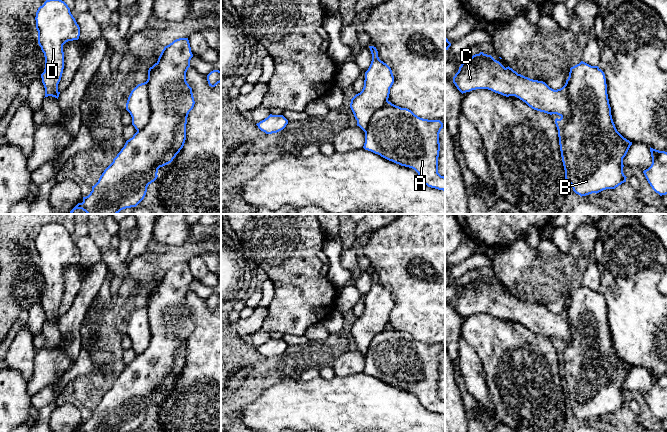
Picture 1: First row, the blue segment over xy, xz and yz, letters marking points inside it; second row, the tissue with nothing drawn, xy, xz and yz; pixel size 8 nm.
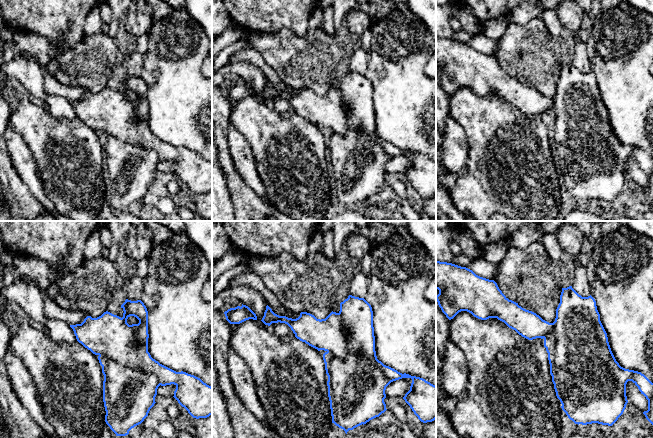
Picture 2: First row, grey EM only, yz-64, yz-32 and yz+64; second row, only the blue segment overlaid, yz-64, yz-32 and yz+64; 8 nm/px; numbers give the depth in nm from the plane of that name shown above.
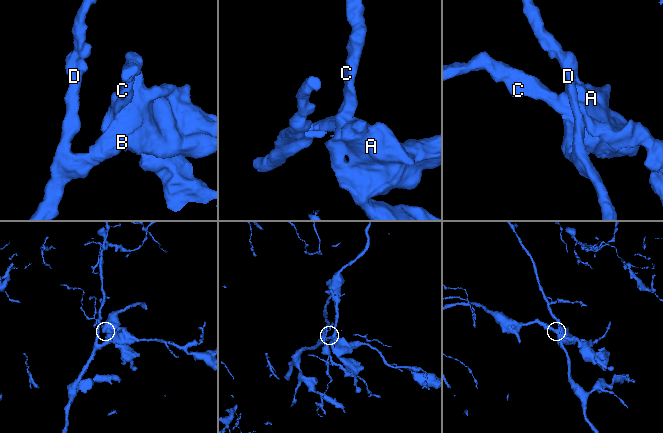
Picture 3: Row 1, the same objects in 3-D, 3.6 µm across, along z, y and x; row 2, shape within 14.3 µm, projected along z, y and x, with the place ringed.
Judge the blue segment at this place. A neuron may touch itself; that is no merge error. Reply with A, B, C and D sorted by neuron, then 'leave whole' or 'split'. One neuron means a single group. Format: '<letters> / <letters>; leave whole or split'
A B C D; leave whole

